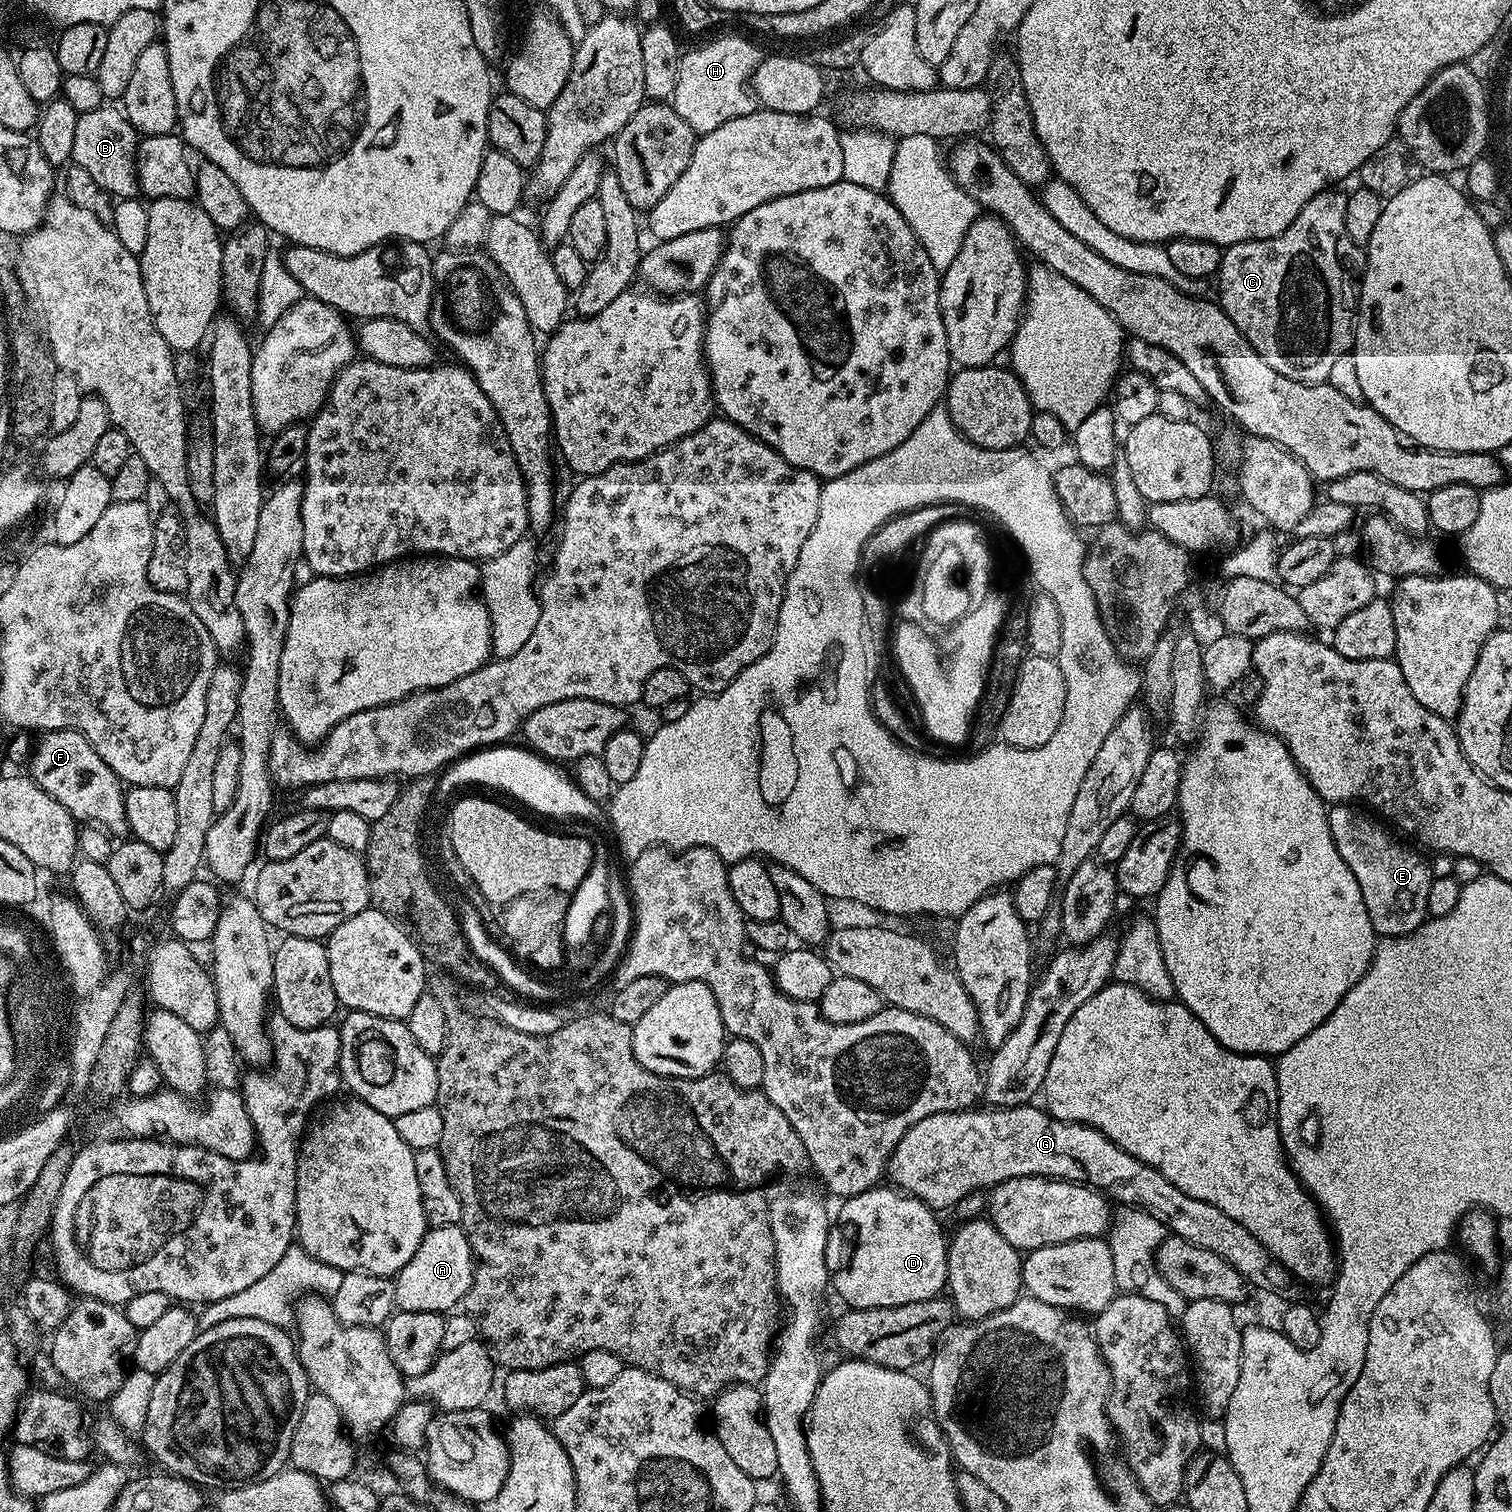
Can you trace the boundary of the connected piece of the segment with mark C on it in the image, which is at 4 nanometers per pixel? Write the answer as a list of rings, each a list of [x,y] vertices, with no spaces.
[[[1329,190],[1314,194],[1298,218],[1282,230],[1280,236],[1265,240],[1243,240],[1224,248],[1220,263],[1220,297],[1218,303],[1224,313],[1238,326],[1238,330],[1254,346],[1269,366],[1278,374],[1294,378],[1303,384],[1323,384],[1328,379],[1333,363],[1346,354],[1354,344],[1354,321],[1358,315],[1358,288],[1348,277],[1340,261],[1340,240],[1345,239],[1346,202],[1348,192]]]

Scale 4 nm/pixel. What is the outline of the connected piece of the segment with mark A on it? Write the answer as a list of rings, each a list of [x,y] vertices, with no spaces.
[[[459,1224],[429,1228],[418,1250],[414,1250],[414,1258],[394,1277],[396,1308],[402,1312],[451,1313],[471,1290],[473,1271],[472,1247]]]

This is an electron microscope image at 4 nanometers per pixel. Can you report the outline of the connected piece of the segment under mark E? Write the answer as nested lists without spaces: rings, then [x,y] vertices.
[[[1348,802],[1333,804],[1328,808],[1328,825],[1334,838],[1334,846],[1338,846],[1342,862],[1350,866],[1354,882],[1358,882],[1366,914],[1377,937],[1411,936],[1428,916],[1426,898],[1433,881],[1429,861],[1424,861],[1411,848],[1411,843],[1403,844],[1399,835],[1391,836],[1379,819],[1371,820],[1356,808],[1359,807]]]

